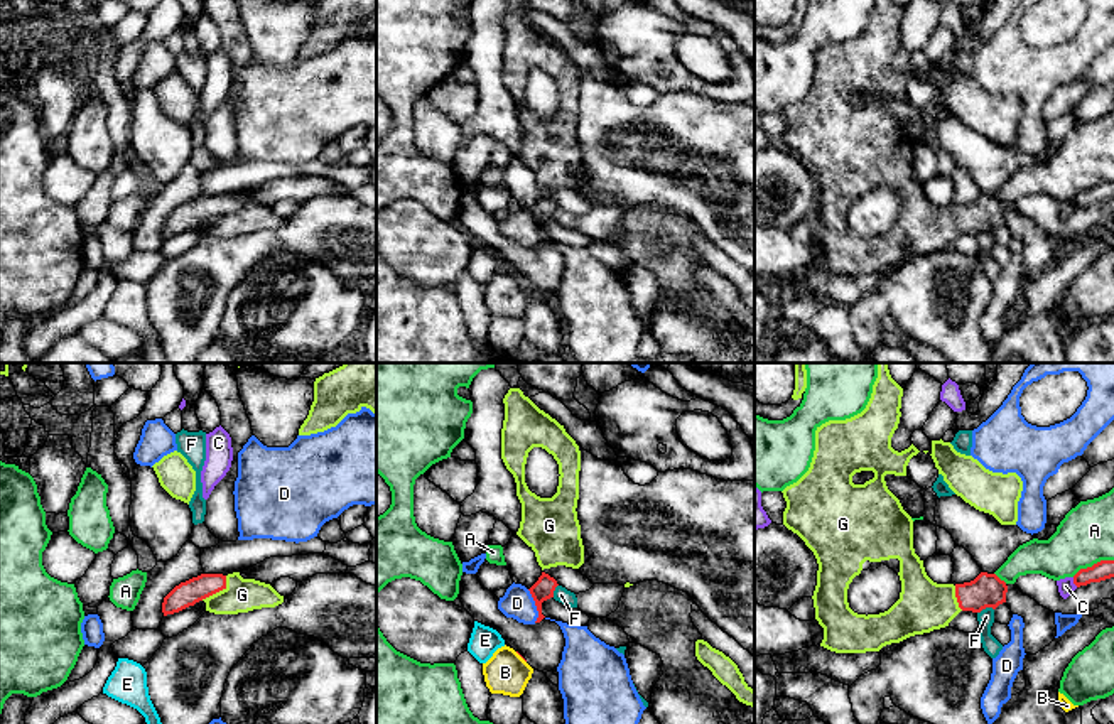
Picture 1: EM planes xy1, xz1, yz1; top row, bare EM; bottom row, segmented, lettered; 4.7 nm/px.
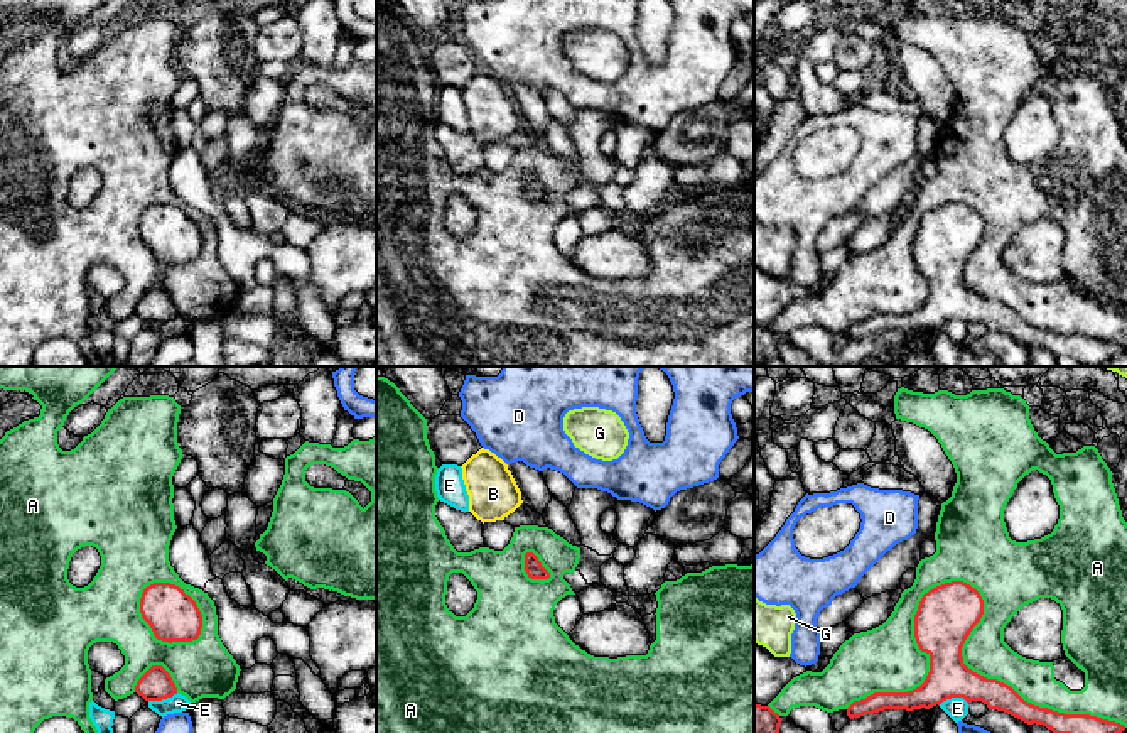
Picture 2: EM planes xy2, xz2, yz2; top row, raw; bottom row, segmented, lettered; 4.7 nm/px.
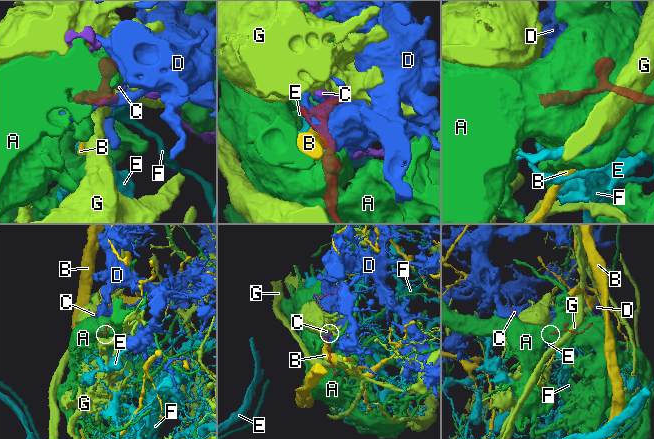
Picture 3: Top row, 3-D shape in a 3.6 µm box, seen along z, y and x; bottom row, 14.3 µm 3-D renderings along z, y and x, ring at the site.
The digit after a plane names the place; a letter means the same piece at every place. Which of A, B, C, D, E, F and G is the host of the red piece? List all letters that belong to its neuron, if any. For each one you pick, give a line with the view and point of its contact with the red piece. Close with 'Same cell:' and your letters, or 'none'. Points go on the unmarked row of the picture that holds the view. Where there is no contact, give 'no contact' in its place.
G: xy1 (218, 213)
Same cell: G

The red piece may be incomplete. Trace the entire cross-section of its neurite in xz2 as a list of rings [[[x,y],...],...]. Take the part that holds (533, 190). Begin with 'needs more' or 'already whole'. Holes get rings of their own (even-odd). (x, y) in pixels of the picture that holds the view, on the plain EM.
already whole; [[[533,174],[525,176],[525,193],[531,201],[548,201],[550,194],[542,187]]]

